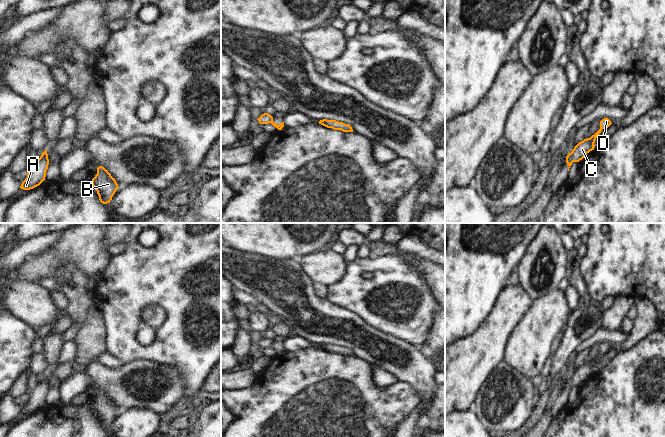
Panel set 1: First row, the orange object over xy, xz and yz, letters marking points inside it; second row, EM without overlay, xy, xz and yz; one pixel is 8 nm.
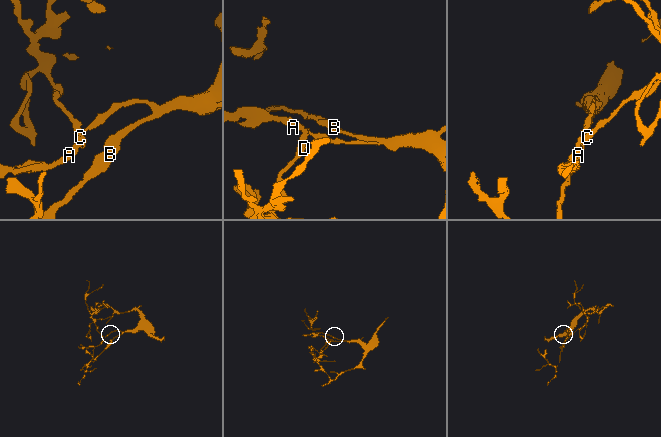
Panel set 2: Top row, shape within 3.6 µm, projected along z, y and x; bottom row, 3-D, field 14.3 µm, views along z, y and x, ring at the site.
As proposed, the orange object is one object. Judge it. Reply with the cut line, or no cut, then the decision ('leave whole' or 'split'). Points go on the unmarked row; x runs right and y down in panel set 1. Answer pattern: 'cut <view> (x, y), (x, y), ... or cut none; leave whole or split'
cut yz (573, 374), (566, 383); split

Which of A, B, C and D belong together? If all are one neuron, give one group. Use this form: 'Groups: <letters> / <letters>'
Groups: A B / C D.

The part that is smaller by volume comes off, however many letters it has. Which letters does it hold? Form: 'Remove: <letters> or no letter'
Remove: C, D.

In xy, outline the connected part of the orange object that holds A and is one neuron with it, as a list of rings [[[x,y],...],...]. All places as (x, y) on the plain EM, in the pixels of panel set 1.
[[[44,374],[36,387],[27,395],[27,402],[22,406],[20,412],[30,414],[39,410],[45,404],[48,389],[48,378],[47,375]]]

